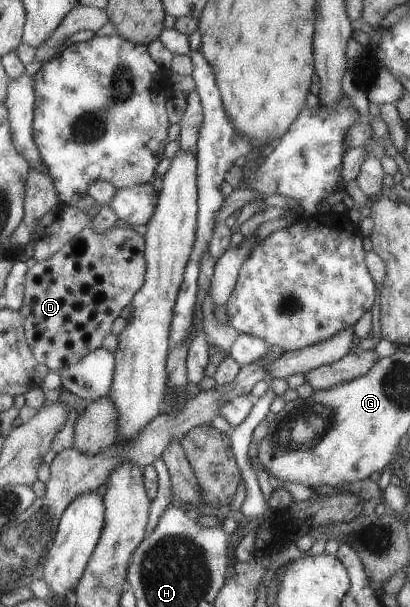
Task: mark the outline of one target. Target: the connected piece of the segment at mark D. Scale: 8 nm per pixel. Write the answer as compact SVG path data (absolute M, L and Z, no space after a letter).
M88 225L47 260L31 265L24 276L22 305L18 313L22 316L26 343L35 362L57 373L101 348L101 342L110 334L120 311L131 304L133 295L141 288L144 272L144 237L131 228L114 226L100 232Z

